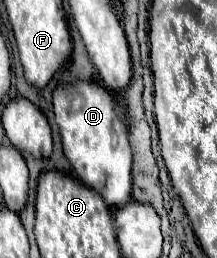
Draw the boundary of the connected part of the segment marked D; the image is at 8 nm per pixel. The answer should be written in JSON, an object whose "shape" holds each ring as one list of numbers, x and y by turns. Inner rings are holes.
{"shape":[[72,81,56,87,52,103,62,135,64,155,74,167,78,179,98,191,108,205,126,205,130,201,134,155,132,147,118,147,118,133,114,131,116,101,112,93,96,81]]}

